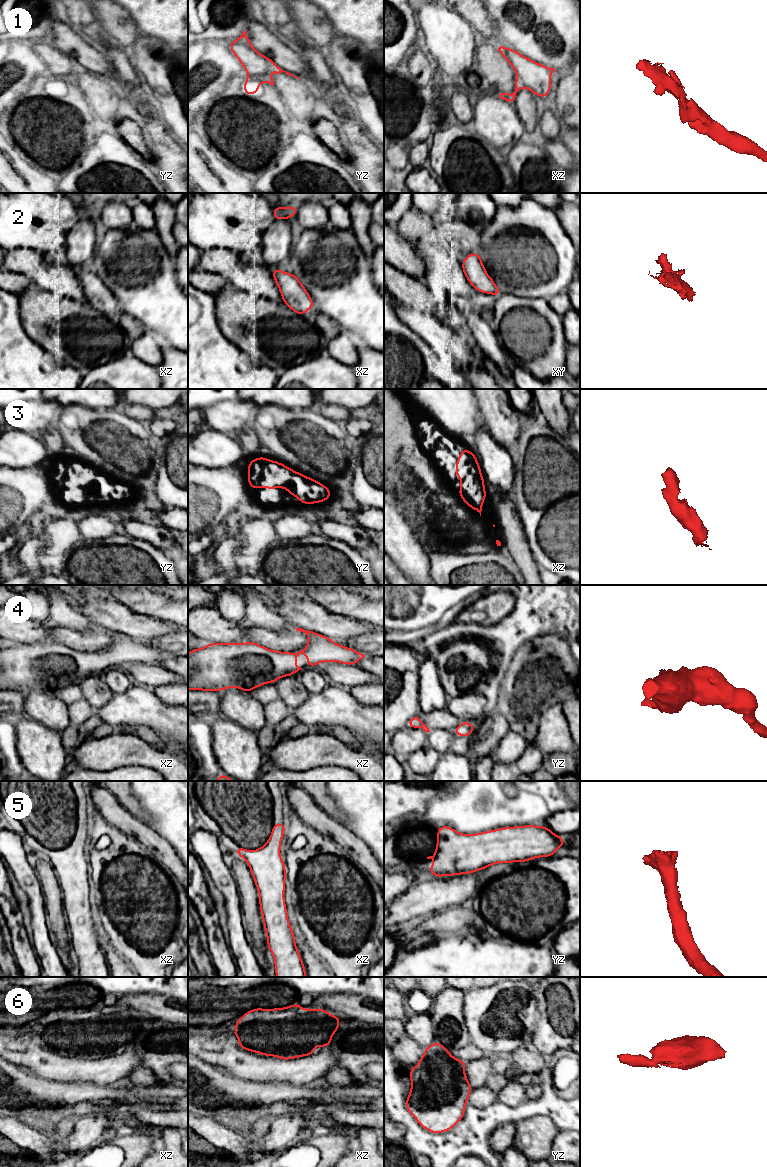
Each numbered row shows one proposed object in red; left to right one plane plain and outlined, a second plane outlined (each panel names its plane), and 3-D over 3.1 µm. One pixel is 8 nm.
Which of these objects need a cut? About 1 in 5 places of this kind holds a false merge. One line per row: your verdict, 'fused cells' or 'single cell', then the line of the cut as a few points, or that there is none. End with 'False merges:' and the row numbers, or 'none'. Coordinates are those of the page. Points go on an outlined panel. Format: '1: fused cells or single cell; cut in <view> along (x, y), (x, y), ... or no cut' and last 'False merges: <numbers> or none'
1: single cell; no cut
2: single cell; no cut
3: single cell; no cut
4: single cell; no cut
5: single cell; no cut
6: fused cells; cut in xz along (274, 1055), (297, 1054), (299, 1056)
False merges: 6

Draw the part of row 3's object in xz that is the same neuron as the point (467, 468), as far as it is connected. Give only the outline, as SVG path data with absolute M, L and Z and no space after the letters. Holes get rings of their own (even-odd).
M465 447L457 458L455 474L461 482L461 489L456 492L462 501L481 516L483 503L487 498L485 481L476 455Z

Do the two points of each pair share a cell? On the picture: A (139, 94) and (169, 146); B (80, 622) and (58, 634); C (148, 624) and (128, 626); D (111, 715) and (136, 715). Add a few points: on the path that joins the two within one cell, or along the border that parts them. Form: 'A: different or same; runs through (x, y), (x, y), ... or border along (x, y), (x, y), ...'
A: same; runs through (143, 107), (158, 133)
B: different; border along (55, 625), (61, 625), (81, 632), (91, 632)
C: same; runs through (143, 626), (133, 626)
D: same; runs through (117, 715), (130, 715)

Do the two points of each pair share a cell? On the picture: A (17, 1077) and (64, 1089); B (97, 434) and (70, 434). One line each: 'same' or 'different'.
A: same
B: same

